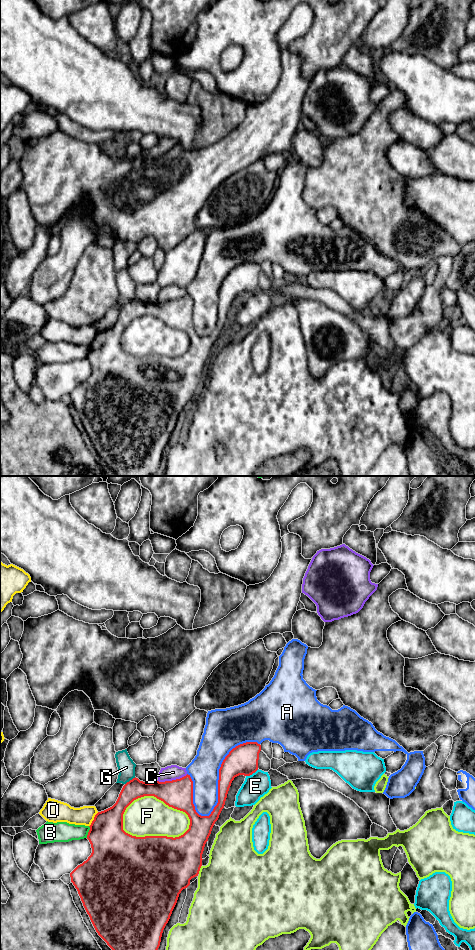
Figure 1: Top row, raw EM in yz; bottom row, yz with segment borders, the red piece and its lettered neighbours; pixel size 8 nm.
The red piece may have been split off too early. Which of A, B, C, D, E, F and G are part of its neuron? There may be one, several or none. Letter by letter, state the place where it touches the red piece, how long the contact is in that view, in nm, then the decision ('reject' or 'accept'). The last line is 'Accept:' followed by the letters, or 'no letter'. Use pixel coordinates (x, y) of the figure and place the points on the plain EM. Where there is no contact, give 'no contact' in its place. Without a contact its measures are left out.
A: contact yz (219, 293); length 750 nm; accept
B: contact yz (88, 352); length 100 nm; reject
C: contact yz (172, 300); length 260 nm; reject
D: contact yz (94, 339); length 140 nm; reject
E: contact yz (252, 293); length 120 nm; reject
F: contact yz (158, 318); length 550 nm; reject
G: contact yz (130, 300); length 110 nm; reject
Accept: A

